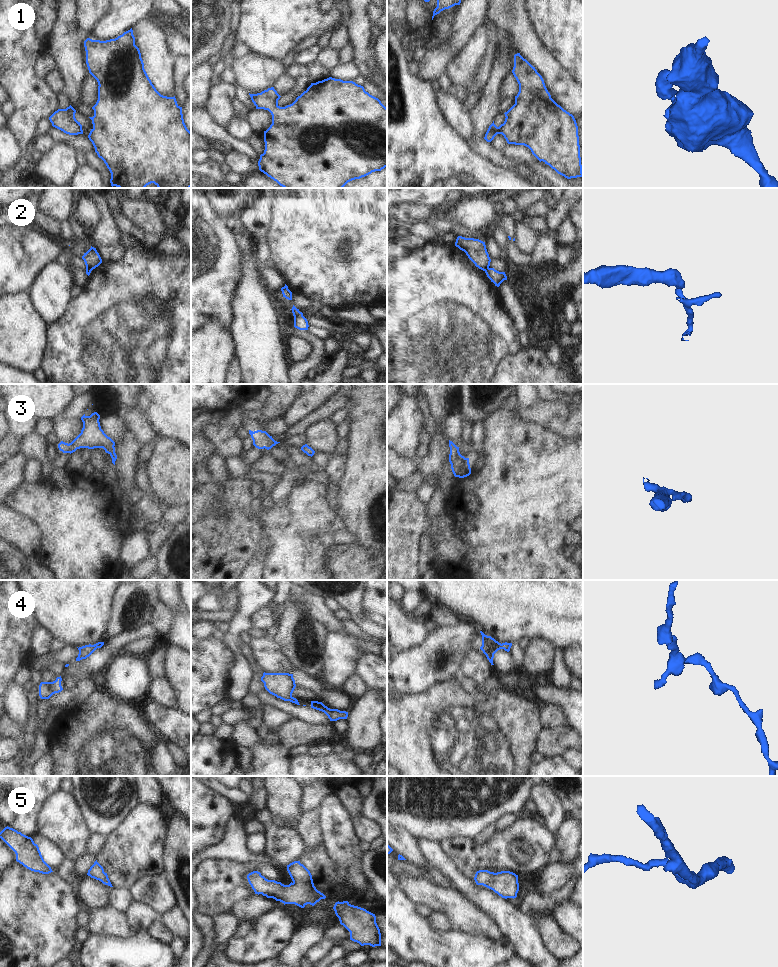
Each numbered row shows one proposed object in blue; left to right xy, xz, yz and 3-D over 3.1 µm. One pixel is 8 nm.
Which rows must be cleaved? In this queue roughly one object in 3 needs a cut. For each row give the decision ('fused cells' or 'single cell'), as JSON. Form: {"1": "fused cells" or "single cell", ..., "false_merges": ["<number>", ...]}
{"1": "single cell", "2": "fused cells", "3": "single cell", "4": "single cell", "5": "single cell", "false_merges": ["2"]}

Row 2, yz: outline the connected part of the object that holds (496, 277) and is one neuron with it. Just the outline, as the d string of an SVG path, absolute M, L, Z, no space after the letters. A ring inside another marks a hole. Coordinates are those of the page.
M488 268L485 273L491 282L493 282L497 287L499 287L504 280L507 280L505 272L499 272L494 268Z

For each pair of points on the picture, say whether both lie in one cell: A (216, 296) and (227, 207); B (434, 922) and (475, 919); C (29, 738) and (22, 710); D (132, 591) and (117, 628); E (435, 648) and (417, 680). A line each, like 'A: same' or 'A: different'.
A: different
B: different
C: different
D: same
E: same

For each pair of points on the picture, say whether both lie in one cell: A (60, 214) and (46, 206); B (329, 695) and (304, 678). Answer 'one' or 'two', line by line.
A: one
B: one

